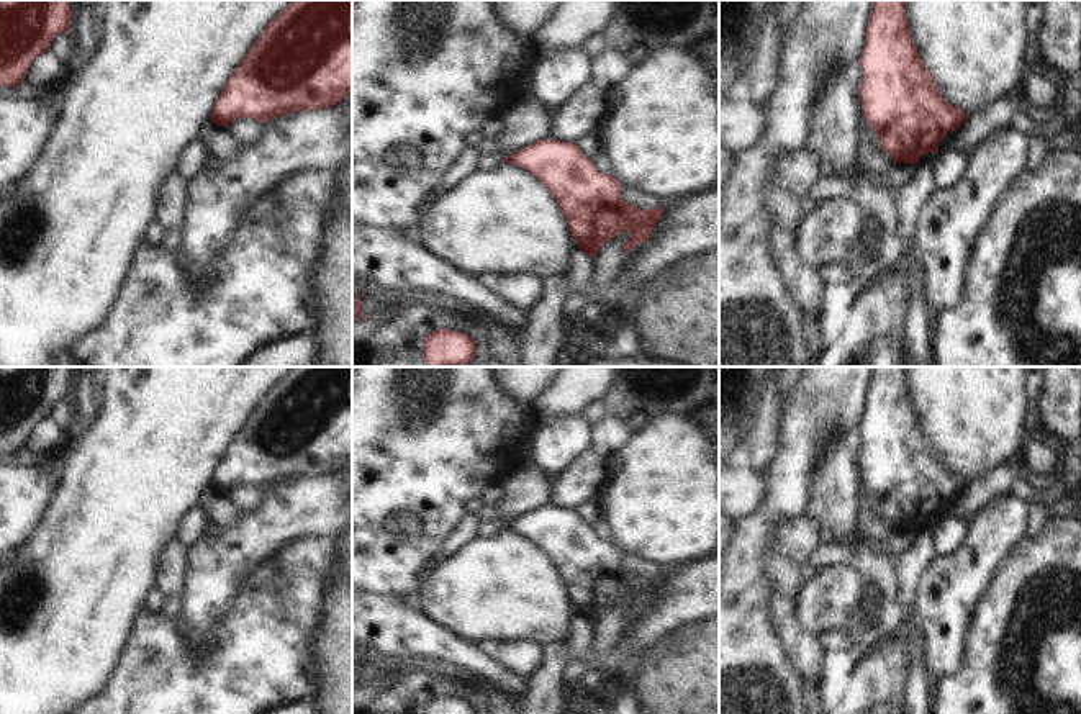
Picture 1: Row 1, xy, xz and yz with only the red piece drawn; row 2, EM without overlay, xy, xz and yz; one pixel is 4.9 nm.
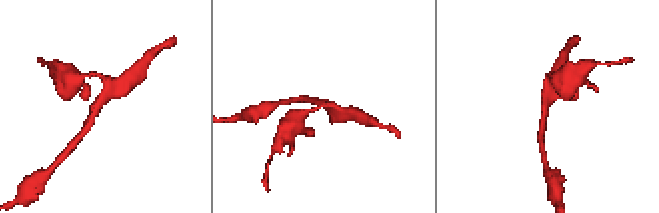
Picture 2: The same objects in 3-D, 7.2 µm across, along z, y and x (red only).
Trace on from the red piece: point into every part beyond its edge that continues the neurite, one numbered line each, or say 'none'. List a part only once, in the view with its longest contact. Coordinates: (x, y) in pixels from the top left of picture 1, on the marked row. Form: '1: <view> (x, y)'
none

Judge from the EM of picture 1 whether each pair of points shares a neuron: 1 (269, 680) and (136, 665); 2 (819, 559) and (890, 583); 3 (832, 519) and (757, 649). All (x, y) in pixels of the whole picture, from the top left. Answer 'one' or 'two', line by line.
1: one
2: one
3: two

